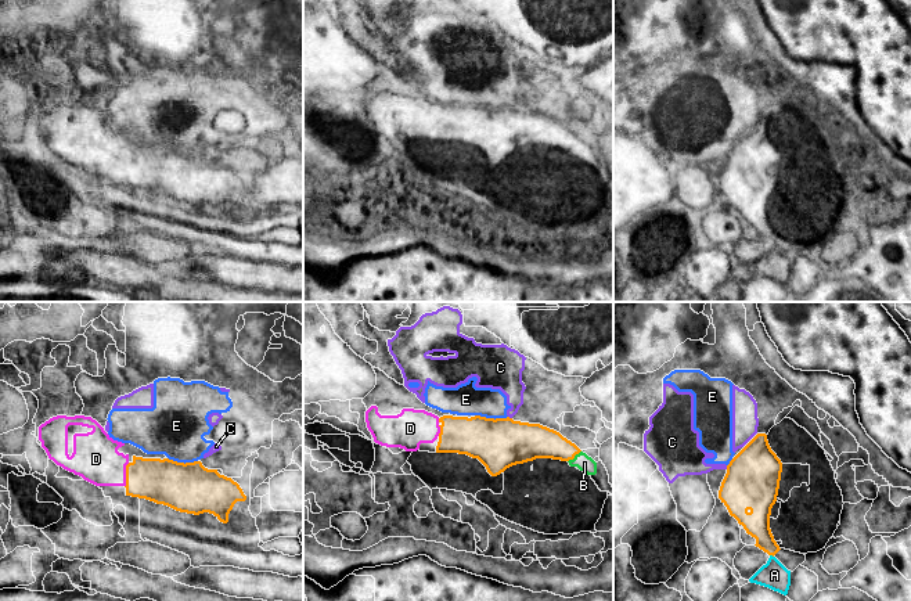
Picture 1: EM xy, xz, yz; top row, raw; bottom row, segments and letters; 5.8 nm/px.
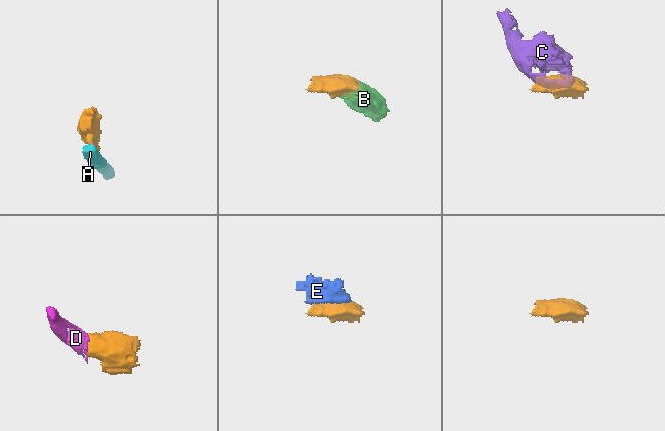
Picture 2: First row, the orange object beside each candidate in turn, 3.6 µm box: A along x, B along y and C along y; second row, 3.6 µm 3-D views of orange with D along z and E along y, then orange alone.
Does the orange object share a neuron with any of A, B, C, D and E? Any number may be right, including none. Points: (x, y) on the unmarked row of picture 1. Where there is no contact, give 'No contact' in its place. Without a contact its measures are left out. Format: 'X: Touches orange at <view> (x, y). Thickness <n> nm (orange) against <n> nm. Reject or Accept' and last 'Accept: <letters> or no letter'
A: Touches orange at yz (771, 244). Thickness 150 nm (orange) against 160 nm. Reject
B: Touches orange at xz (573, 147). Thickness 200 nm (orange) against 90 nm. Accept
C: Touches orange at xz (508, 107). Thickness 300 nm (orange) against 190 nm. Reject
D: Touches orange at xy (126, 165). Thickness 260 nm (orange) against 280 nm. Accept
E: Touches orange at xz (492, 108). Thickness 300 nm (orange) against 180 nm. Reject
Accept: B, D

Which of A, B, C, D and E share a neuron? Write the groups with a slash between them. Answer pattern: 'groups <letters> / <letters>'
groups A / B D / C E

